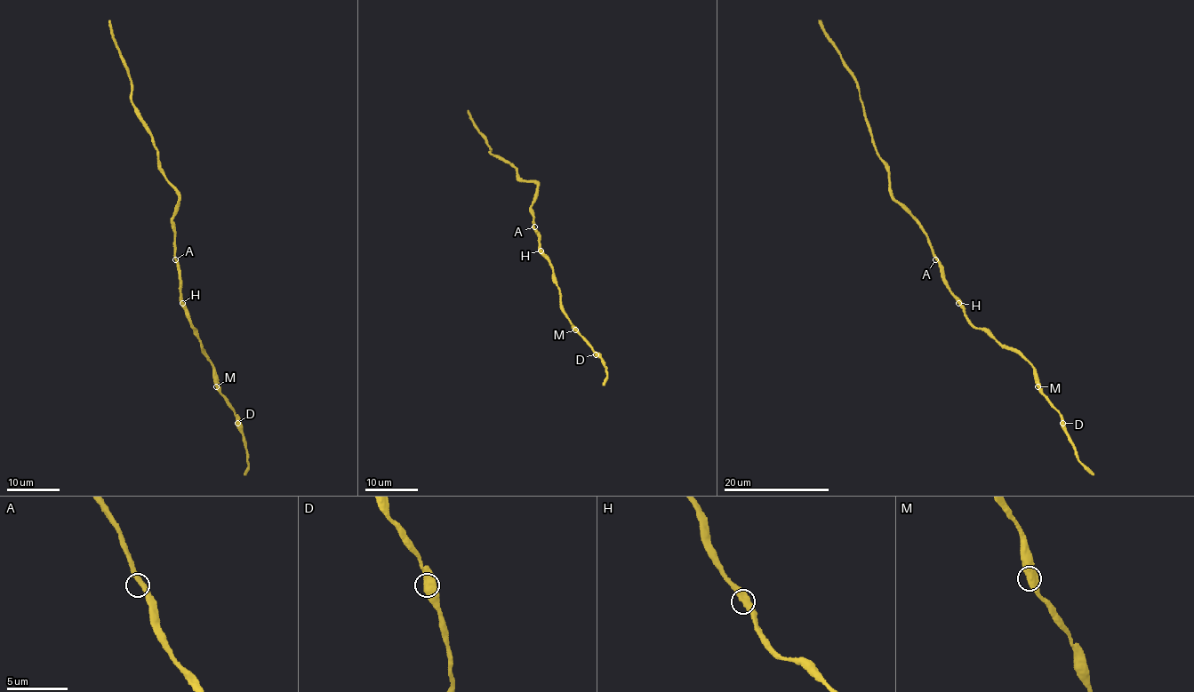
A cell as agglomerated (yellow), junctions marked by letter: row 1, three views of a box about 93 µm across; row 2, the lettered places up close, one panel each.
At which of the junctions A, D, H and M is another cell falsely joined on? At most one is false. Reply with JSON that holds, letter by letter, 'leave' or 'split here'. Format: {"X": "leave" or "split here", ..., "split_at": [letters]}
{"A": "leave", "D": "leave", "H": "leave", "M": "leave", "split_at": []}

